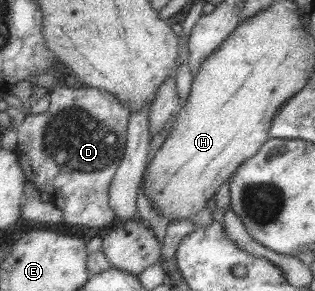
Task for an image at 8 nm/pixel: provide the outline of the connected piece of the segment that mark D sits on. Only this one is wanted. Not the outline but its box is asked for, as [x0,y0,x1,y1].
[17,84,132,231]

